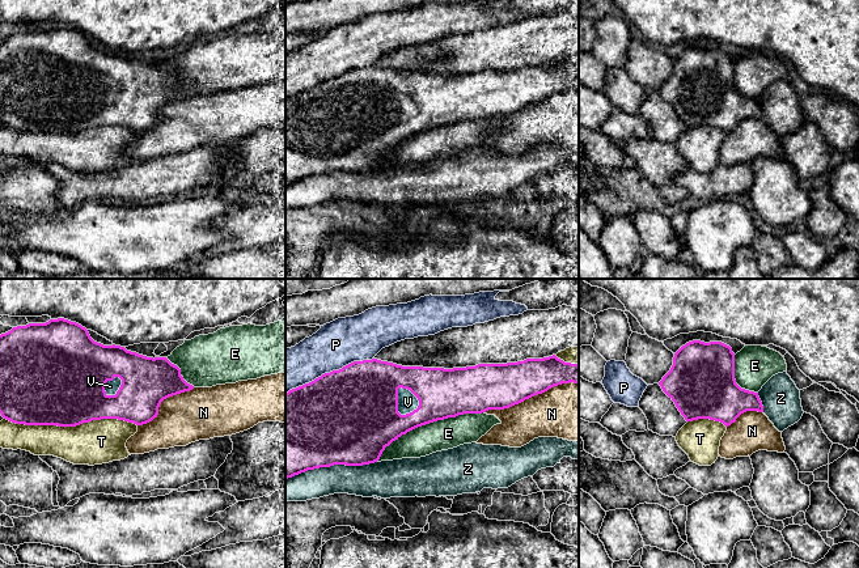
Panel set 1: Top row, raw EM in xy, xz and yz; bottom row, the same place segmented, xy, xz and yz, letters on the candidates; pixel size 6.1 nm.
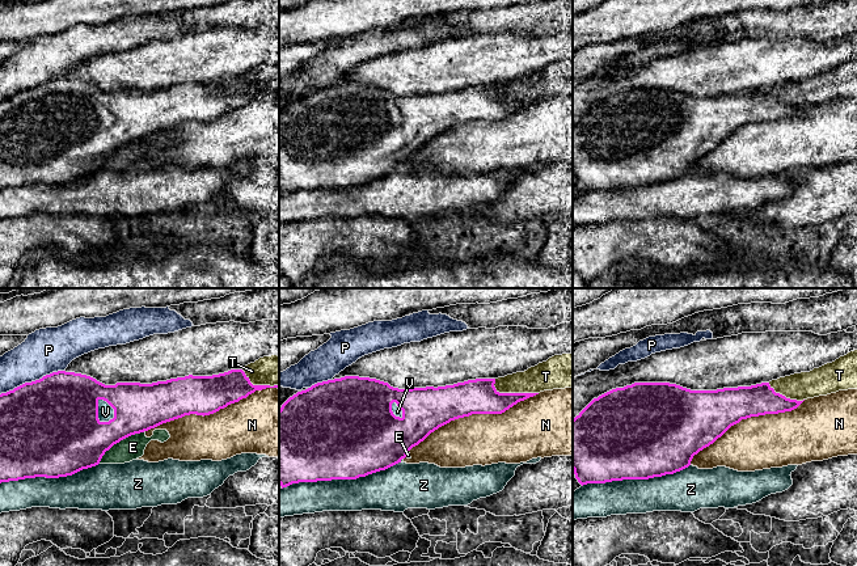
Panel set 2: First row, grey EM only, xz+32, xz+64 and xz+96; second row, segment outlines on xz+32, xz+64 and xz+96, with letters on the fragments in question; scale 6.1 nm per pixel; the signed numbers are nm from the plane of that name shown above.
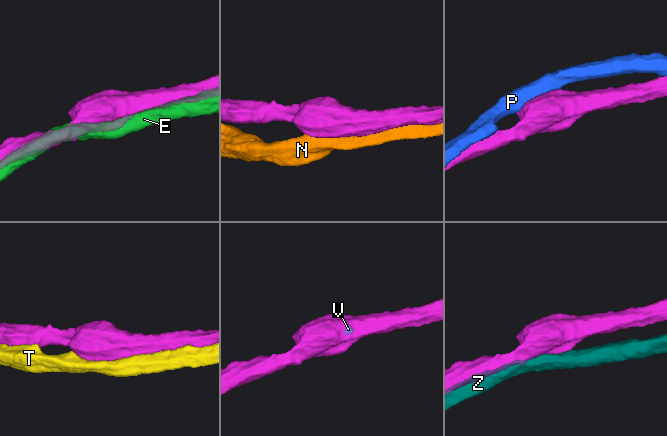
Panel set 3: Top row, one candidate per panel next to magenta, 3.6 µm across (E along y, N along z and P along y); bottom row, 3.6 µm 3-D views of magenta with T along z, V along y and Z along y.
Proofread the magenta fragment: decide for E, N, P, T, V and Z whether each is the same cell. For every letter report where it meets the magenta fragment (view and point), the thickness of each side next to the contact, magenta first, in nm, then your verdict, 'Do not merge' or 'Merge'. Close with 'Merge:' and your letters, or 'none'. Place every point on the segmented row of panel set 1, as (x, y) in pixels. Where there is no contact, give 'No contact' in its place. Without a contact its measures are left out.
E: Touches magenta at xz (427, 423). Thickness 300 nm (magenta) against 190 nm. Do not merge
N: Touches magenta at xz (530, 397). Thickness 280 nm (magenta) against 340 nm. Do not merge
P: Touches magenta at xz (330, 372). Thickness 500 nm (magenta) against 280 nm. Do not merge
T: Touches magenta at xy (71, 426). Thickness 480 nm (magenta) against 280 nm. Do not merge
V: Touches magenta at xz (397, 402). Thickness 500 nm (magenta) against 120 nm. Merge
Z: Touches magenta at xz (330, 465). Thickness 500 nm (magenta) against 200 nm. Do not merge
Merge: V

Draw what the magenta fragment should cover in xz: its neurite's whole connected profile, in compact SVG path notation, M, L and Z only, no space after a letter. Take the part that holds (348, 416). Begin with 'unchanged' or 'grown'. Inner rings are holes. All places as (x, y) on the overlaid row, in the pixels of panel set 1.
grown; M555 355L543 357L543 359L526 359L524 361L517 363L507 363L507 364L478 364L475 366L466 368L423 368L423 366L402 366L388 361L381 361L377 359L354 361L339 370L333 370L330 373L325 373L314 381L299 386L296 389L285 393L285 479L305 472L308 470L314 470L320 467L330 467L334 465L346 465L346 466L363 466L375 463L380 459L382 452L386 446L389 446L393 441L398 440L402 435L407 432L448 417L456 417L464 414L482 414L488 410L504 410L509 408L515 404L524 402L534 395L542 394L549 389L562 385L562 383L579 383L579 365L564 363L558 359Z

